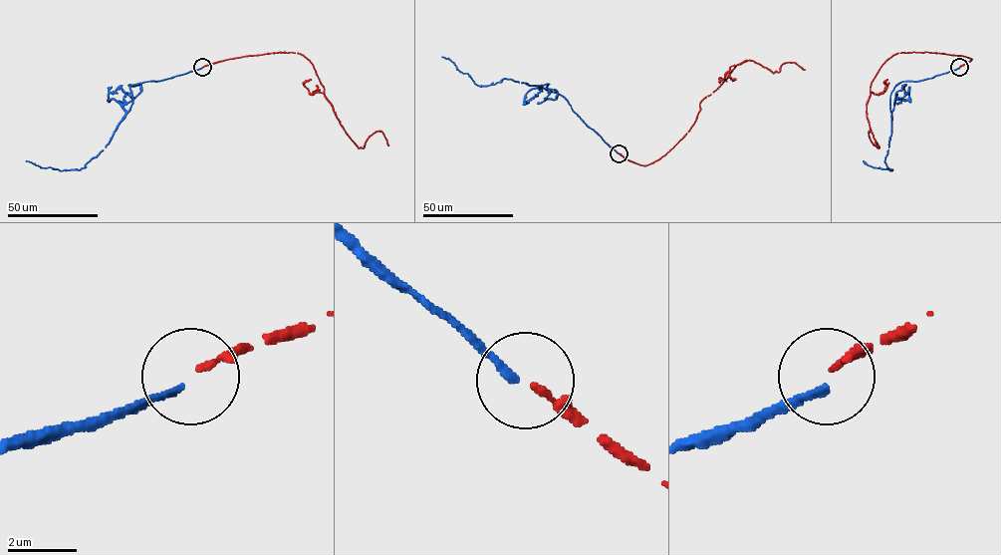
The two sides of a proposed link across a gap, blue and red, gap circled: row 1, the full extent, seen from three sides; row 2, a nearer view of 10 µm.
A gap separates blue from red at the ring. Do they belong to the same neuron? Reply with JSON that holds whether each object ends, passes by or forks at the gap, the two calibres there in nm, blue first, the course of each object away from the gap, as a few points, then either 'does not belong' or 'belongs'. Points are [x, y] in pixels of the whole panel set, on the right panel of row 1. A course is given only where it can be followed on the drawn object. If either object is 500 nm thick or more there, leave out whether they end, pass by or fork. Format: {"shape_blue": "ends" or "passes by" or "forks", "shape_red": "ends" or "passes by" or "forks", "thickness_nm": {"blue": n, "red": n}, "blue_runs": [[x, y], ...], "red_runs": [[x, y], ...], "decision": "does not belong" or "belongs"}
{"shape_blue": "ends", "shape_red": "ends", "thickness_nm": {"blue": 190, "red": 170}, "blue_runs": [[959, 68], [896, 85], [890, 97], [891, 134], [884, 162], [892, 169], [870, 166], [863, 161]], "red_runs": [[959, 67], [972, 59], [902, 52], [882, 64], [872, 83], [867, 111], [878, 147], [869, 136], [876, 145]], "decision": "does not belong"}

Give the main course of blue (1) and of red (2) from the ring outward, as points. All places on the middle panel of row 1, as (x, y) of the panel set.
1: (619, 153), (564, 97), (546, 89), (549, 84), (530, 86), (503, 79), (478, 86), (441, 57)
2: (619, 153), (644, 165), (664, 155), (695, 120), (700, 103), (744, 61), (774, 73), (787, 62), (804, 70)

